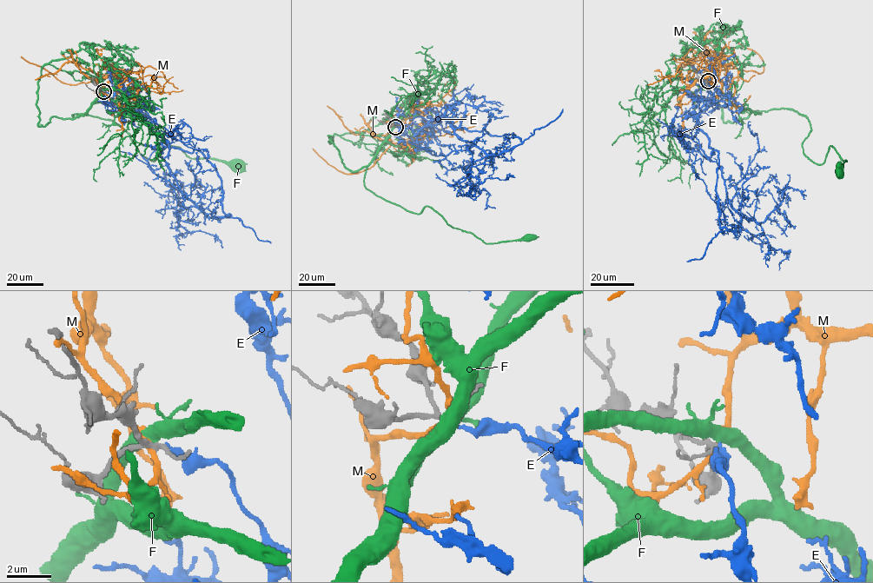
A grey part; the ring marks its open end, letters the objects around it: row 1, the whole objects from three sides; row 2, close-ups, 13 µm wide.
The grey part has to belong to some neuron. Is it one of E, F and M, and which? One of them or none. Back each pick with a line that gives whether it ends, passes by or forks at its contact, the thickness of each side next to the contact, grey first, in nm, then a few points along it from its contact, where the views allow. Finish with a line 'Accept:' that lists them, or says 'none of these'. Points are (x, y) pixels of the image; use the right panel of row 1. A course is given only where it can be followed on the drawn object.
Accept: none of these

